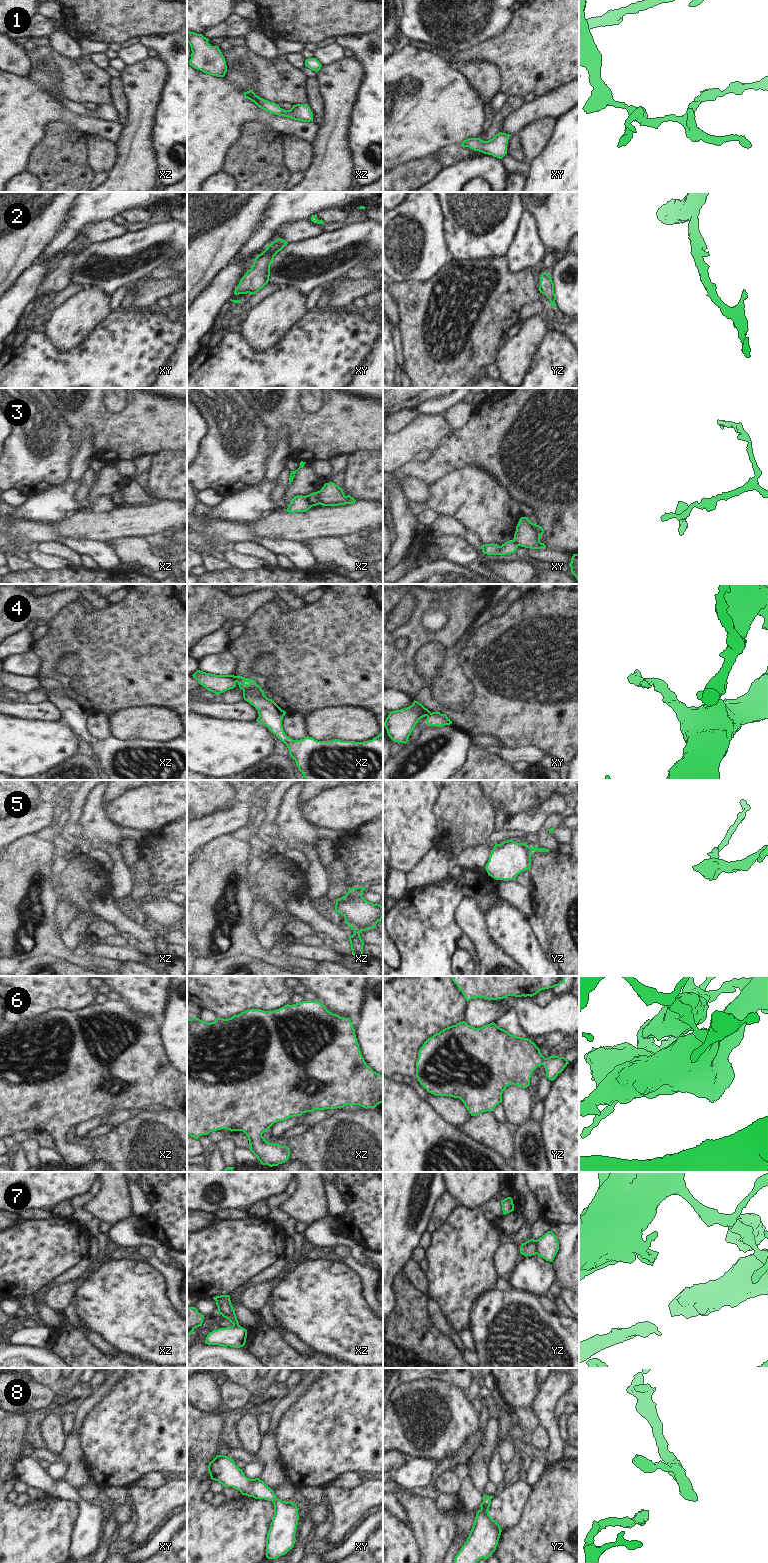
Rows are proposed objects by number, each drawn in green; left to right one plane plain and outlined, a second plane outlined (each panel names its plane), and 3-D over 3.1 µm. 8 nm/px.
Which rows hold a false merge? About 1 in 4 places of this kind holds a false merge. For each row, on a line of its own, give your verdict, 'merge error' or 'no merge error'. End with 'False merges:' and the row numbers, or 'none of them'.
1: no merge error
2: no merge error
3: merge error
4: merge error
5: no merge error
6: no merge error
7: merge error
8: no merge error
False merges: 3, 4, 7

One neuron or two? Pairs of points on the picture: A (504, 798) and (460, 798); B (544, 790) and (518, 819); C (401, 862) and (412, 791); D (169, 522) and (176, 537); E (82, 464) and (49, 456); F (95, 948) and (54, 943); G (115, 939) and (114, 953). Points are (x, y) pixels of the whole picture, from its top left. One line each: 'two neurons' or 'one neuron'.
A: two neurons
B: two neurons
C: one neuron
D: two neurons
E: two neurons
F: two neurons
G: two neurons

